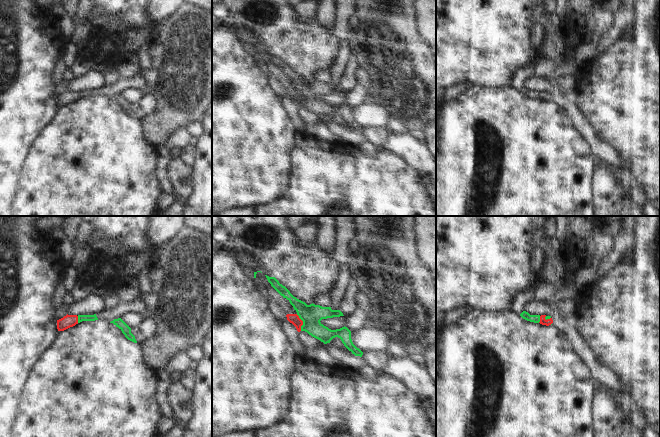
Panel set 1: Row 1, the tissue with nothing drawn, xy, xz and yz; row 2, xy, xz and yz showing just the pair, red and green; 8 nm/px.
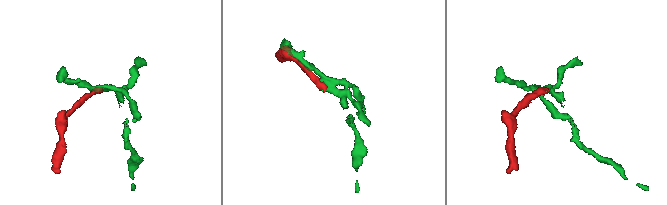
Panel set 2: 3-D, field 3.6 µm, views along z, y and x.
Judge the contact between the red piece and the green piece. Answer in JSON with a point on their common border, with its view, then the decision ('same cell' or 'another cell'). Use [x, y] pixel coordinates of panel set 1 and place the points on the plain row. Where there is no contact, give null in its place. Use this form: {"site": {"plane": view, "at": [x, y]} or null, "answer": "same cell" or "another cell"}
{"site": {"plane": "xz", "at": [302, 98]}, "answer": "same cell"}

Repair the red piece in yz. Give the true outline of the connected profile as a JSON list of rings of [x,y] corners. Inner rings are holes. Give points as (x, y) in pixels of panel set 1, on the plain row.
[[[523,87],[520,92],[530,98],[534,98],[534,99],[540,99],[542,101],[552,101],[553,96],[551,94],[551,92],[546,92],[546,91],[530,91],[528,88]]]

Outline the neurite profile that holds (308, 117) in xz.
[[[300,107],[298,113],[300,115],[300,118],[304,121],[305,125],[306,124],[313,125],[324,120],[323,118],[312,113],[305,107]]]

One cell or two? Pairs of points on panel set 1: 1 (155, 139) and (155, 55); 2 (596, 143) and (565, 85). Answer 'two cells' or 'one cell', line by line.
1: two cells
2: two cells

